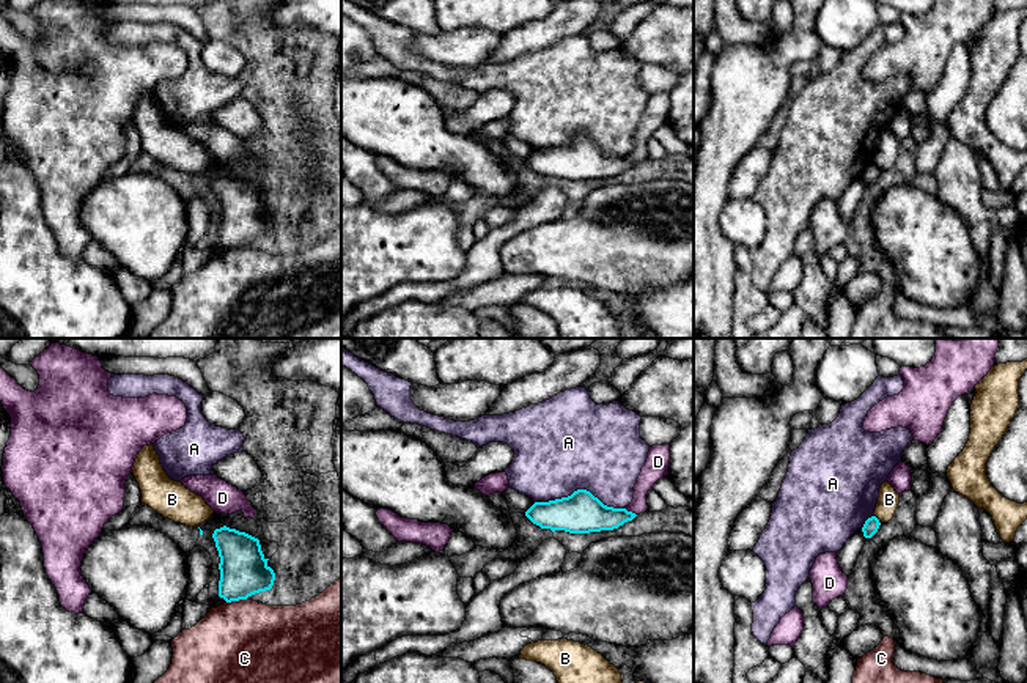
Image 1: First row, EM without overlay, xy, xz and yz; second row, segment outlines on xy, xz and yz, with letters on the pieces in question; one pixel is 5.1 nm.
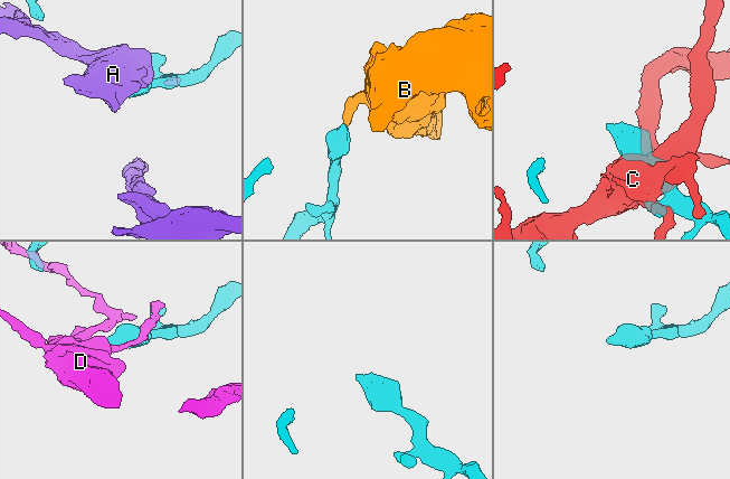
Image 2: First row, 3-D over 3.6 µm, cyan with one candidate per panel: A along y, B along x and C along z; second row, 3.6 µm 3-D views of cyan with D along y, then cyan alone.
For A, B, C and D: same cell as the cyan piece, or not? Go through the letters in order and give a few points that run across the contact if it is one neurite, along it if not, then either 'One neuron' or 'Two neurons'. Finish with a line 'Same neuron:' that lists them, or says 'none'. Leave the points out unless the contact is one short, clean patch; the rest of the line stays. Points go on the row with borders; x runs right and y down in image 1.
A: Two neurons
B: Line: yz (873, 515), (879, 523). Two neurons
C: Two neurons
D: Line: xz (625, 507), (636, 515). Two neurons
Same neuron: none

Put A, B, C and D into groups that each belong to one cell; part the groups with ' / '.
A / B / C / D

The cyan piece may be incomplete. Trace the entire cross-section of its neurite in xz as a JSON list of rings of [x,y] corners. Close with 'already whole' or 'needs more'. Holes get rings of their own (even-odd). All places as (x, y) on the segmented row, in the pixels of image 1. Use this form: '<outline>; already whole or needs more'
[[[577,489],[568,497],[535,502],[525,516],[541,529],[552,532],[590,533],[618,529],[637,515],[626,508],[607,507],[590,491]]]; already whole

